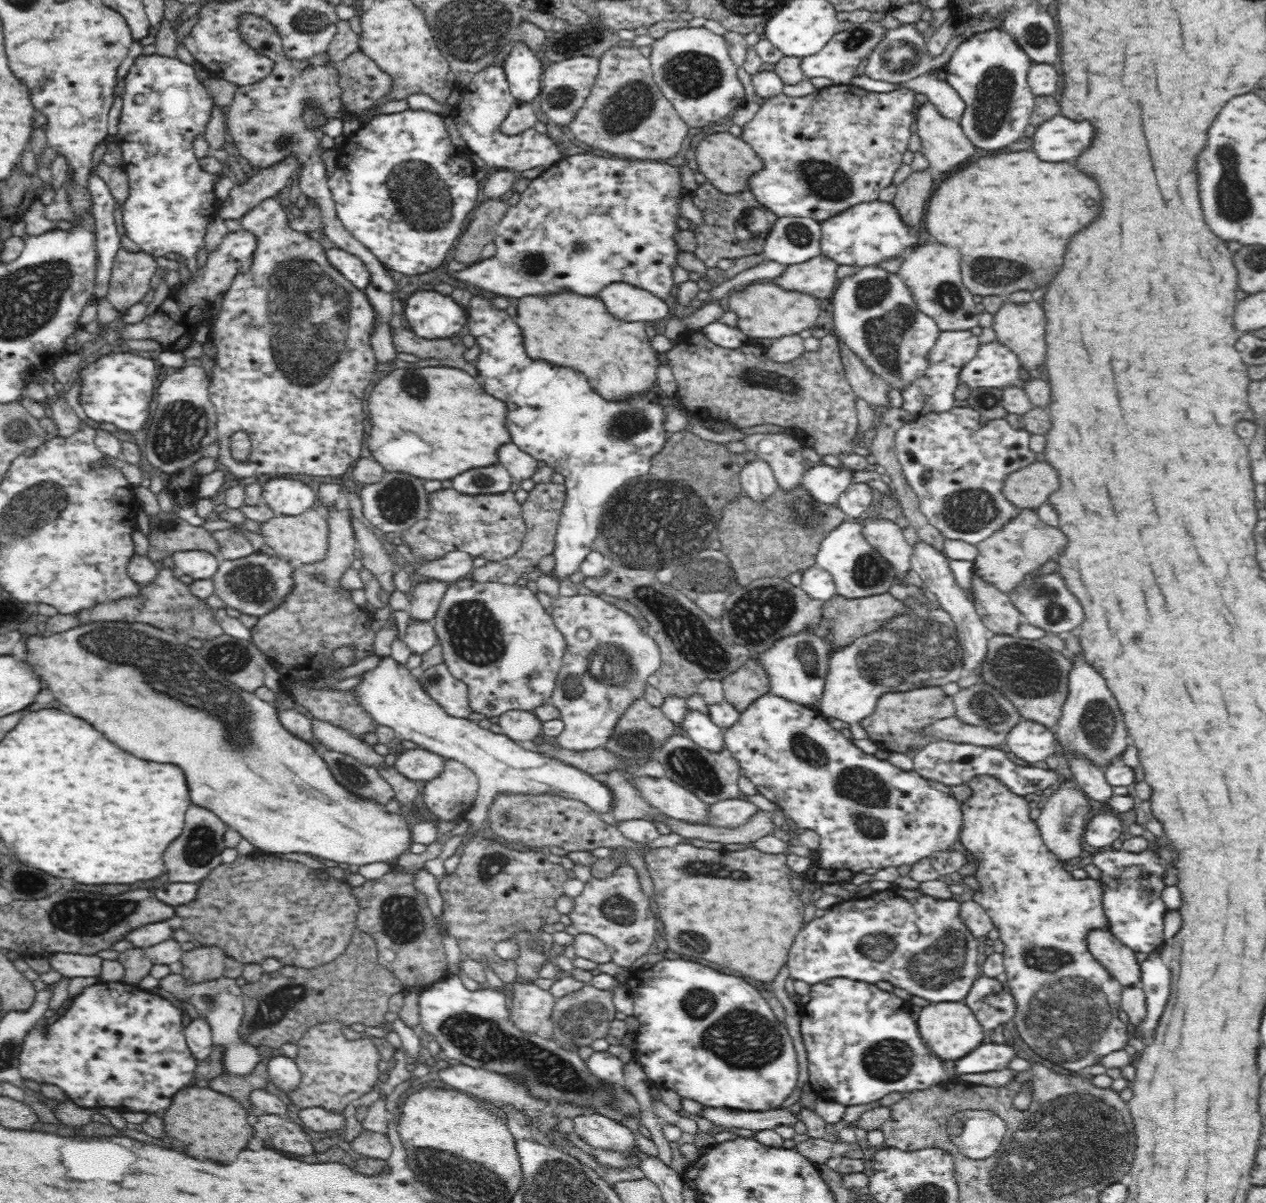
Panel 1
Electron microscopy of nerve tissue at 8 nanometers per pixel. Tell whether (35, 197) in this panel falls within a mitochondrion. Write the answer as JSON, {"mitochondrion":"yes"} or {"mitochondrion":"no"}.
{"mitochondrion":"no"}

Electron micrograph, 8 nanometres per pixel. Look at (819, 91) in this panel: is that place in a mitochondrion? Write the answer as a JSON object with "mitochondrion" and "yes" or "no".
{"mitochondrion":"no"}

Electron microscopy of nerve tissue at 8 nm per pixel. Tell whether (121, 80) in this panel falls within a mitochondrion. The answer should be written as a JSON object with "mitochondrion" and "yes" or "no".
{"mitochondrion":"no"}

